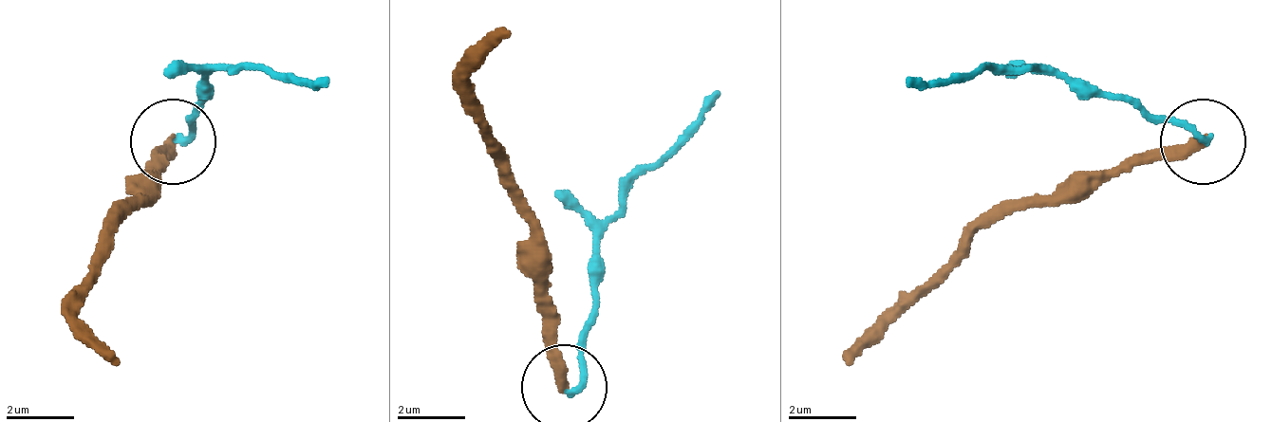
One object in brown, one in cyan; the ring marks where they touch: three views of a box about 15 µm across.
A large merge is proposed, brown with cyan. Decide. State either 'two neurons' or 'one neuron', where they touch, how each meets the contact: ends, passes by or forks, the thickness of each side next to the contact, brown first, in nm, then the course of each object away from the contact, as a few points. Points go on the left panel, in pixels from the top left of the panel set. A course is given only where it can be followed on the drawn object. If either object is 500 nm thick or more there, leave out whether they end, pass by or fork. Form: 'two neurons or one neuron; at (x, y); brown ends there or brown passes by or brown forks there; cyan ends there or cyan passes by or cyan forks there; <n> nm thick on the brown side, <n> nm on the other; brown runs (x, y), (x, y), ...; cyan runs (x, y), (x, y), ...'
two neurons; at (173, 141); brown ends there; cyan ends there; 380 nm thick on the brown side, 180 nm on the other; brown runs (171, 144), (128, 204), (77, 315), (120, 366); cyan runs (171, 144), (205, 101), (214, 67), (325, 76)

